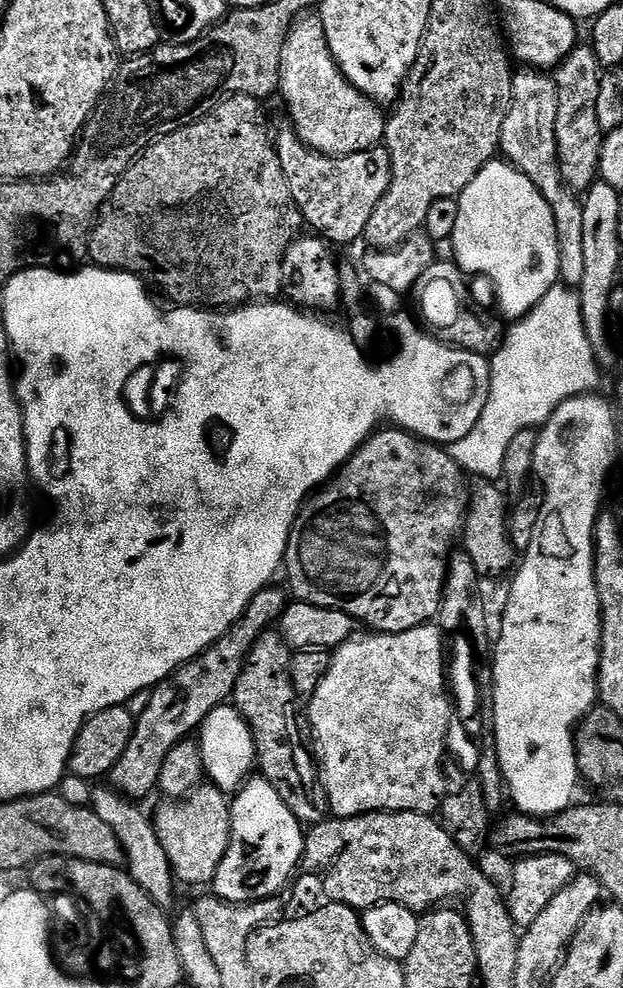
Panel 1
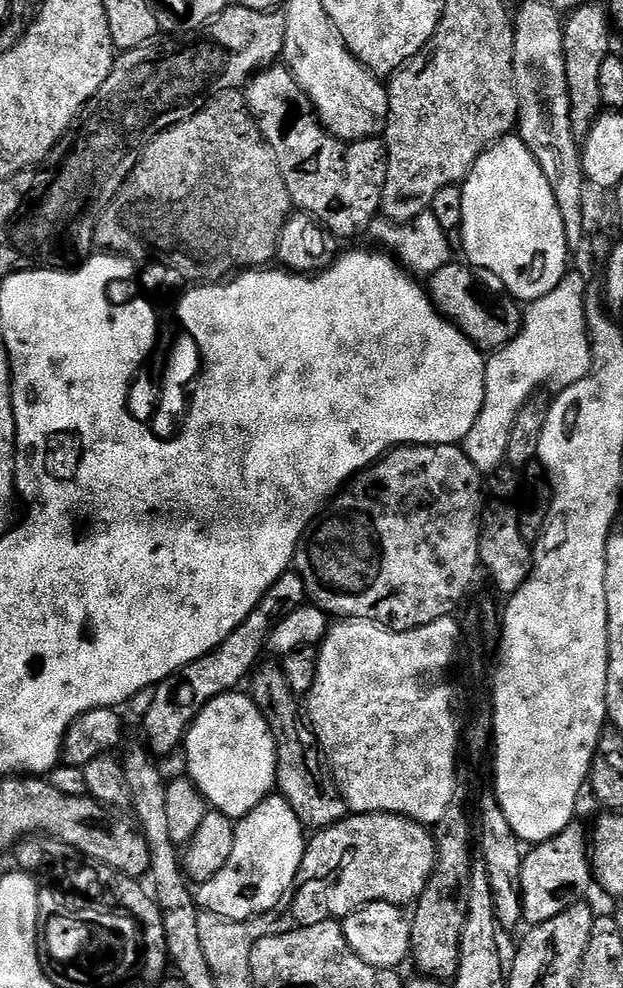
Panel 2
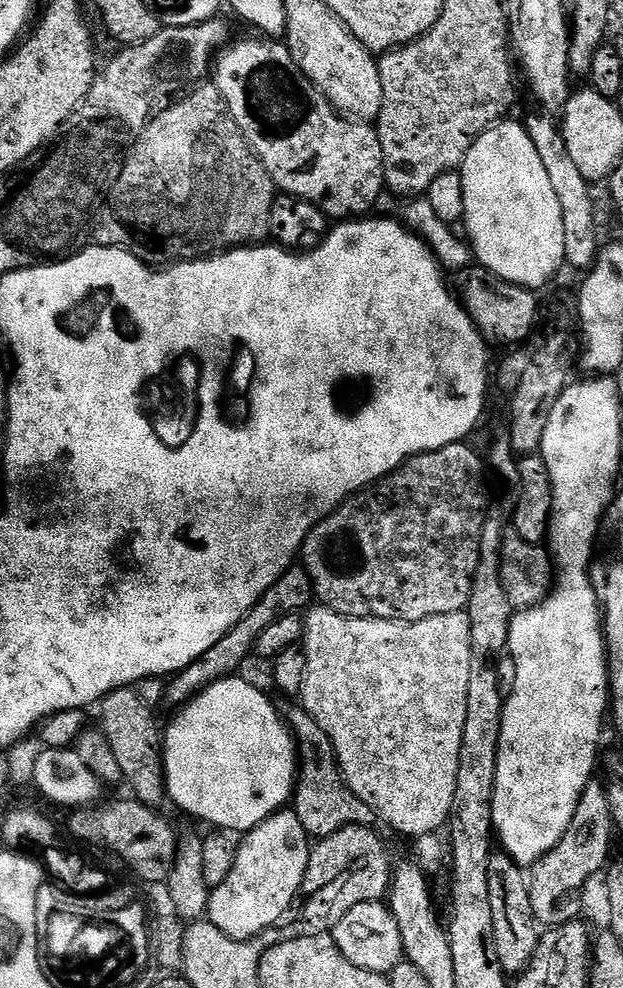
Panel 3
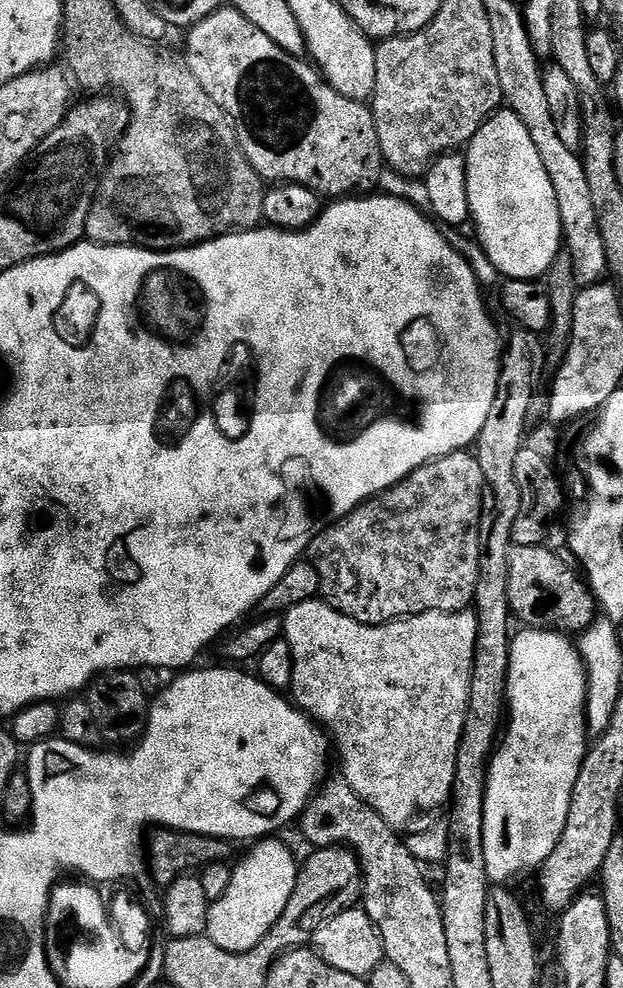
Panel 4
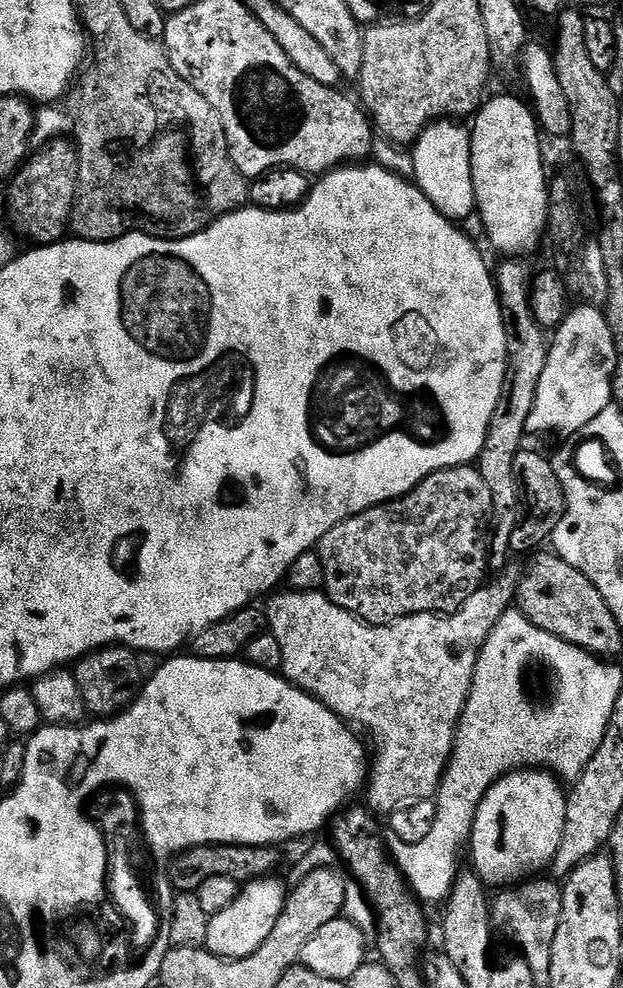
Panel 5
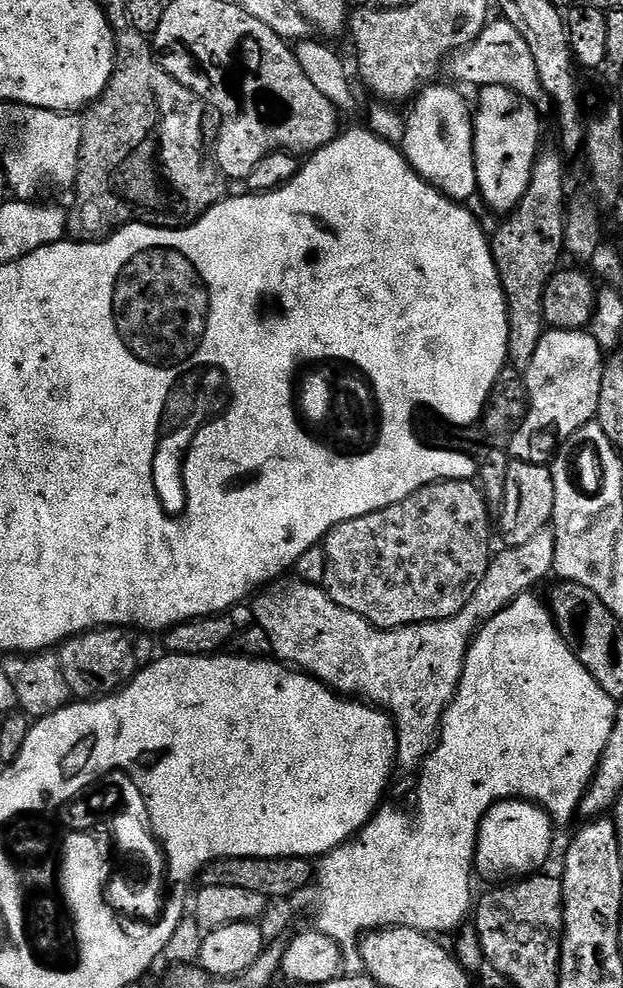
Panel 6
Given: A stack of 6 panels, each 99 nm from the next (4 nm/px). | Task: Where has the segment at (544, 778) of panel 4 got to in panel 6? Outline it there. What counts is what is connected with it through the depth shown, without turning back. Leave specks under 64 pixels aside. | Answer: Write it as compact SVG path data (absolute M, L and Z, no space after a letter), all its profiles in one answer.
M503 800L496 803L480 824L475 873L488 880L487 883L501 884L541 871L552 850L554 830L552 817L533 801Z

